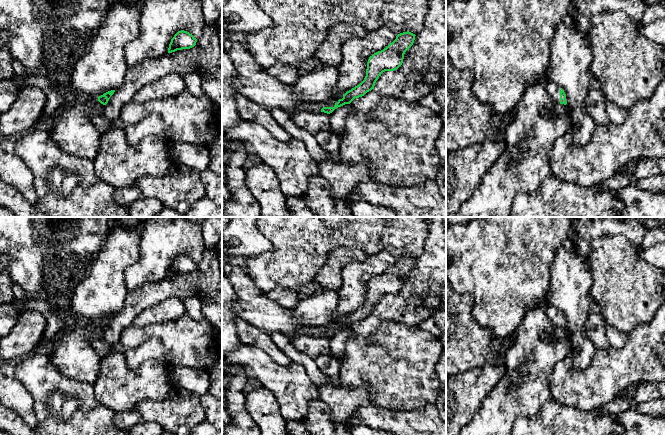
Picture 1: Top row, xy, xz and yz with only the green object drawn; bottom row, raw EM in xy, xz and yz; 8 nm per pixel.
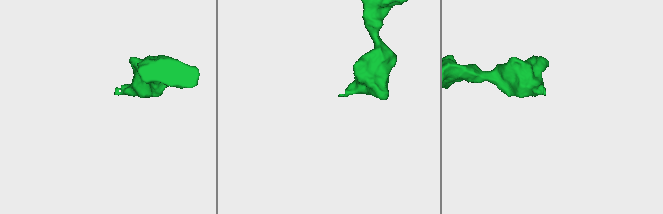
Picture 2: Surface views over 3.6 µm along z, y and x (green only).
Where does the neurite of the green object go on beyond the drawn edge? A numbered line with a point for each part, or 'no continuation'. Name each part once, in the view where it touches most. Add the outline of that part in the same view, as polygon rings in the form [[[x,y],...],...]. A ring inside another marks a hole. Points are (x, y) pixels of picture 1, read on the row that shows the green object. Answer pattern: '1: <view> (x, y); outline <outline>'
1: xz (253, 82); outline [[[241,44],[228,51],[238,73],[234,86],[238,93],[265,108],[278,107],[290,115],[298,111],[321,111],[323,107],[334,107],[338,102],[332,98],[318,104],[308,103],[295,94],[291,86],[280,83],[260,67],[252,54]]]

